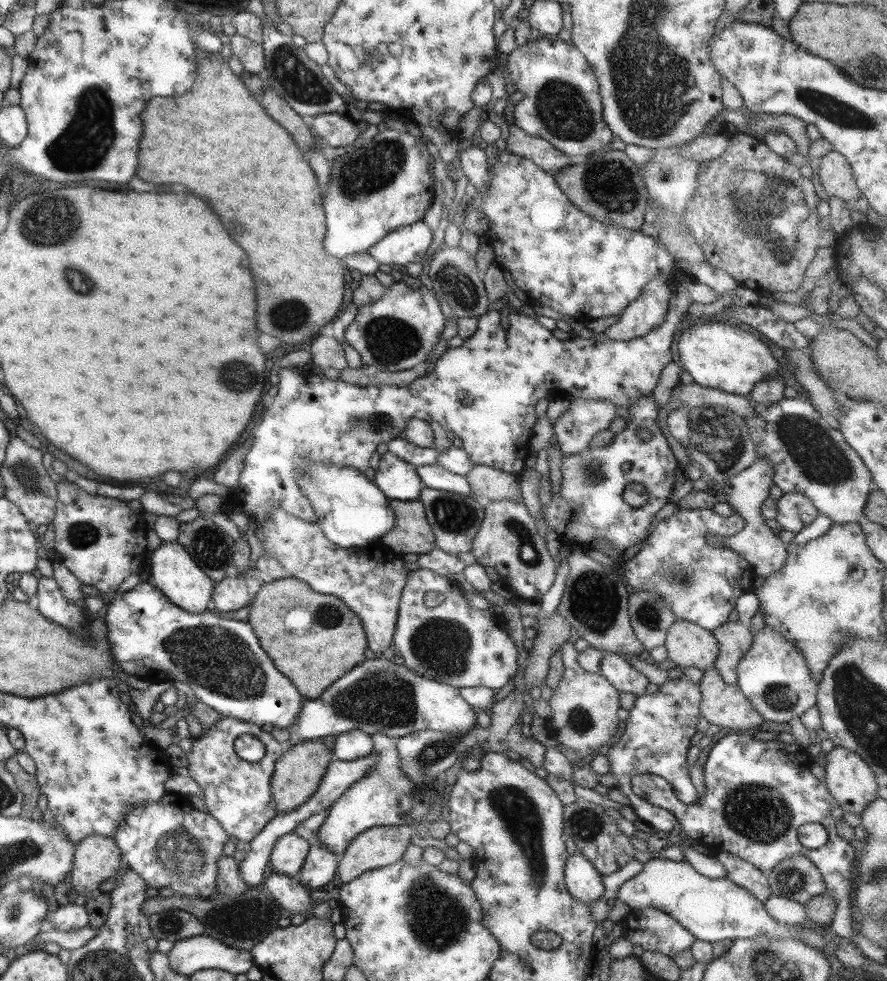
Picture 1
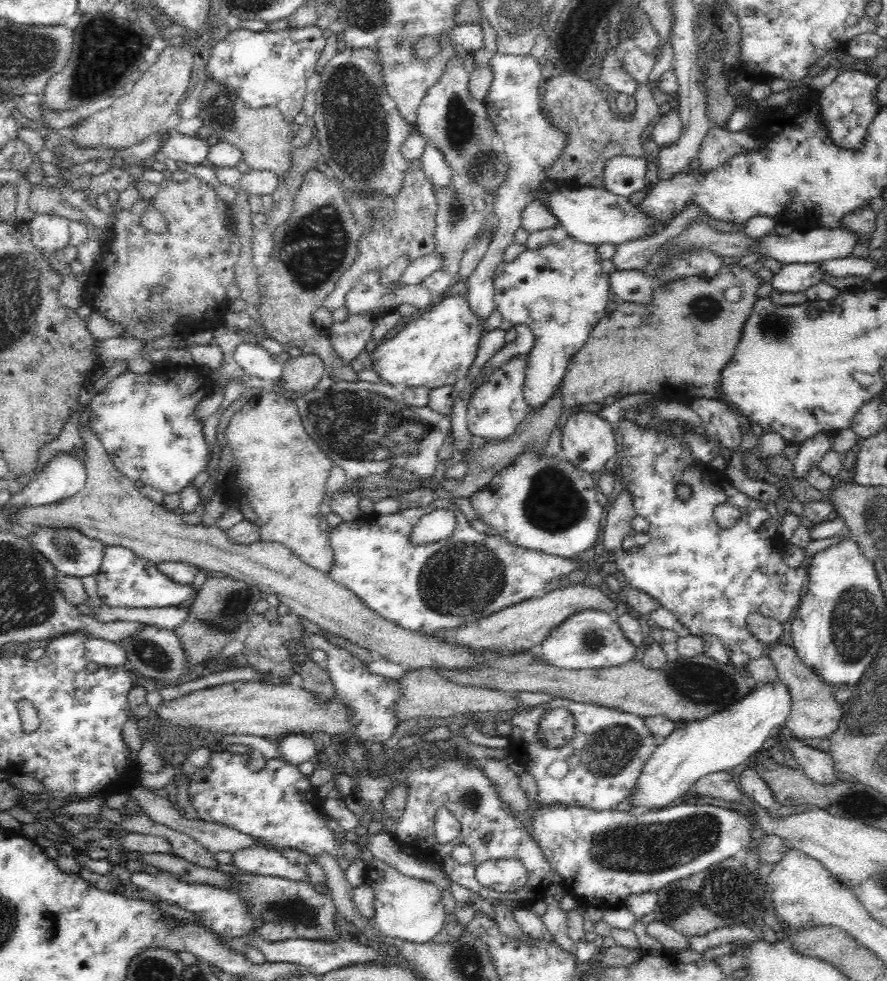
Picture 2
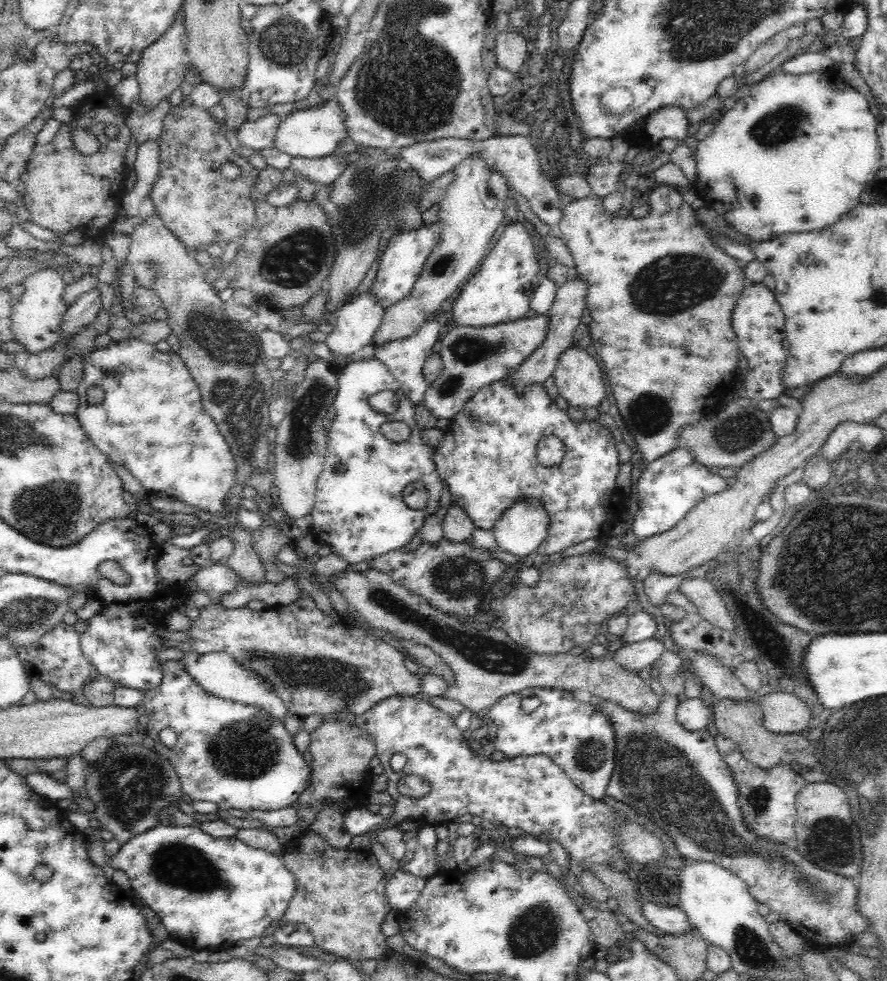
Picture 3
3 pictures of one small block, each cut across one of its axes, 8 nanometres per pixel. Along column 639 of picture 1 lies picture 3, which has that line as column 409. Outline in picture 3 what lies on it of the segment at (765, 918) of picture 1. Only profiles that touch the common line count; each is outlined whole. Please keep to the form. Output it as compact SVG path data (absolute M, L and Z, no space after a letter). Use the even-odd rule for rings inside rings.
M407 862L401 863L401 866L391 874L385 886L385 897L388 906L399 914L414 906L414 903L422 894L422 890L425 889L426 879L406 871L408 868Z

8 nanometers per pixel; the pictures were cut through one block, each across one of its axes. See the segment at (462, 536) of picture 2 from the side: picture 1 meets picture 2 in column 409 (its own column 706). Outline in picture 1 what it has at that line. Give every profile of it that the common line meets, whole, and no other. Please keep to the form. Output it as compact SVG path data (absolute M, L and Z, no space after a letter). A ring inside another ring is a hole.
M679 508L671 516L659 521L639 551L635 555L620 563L619 570L625 585L630 591L638 592L647 590L660 597L660 600L671 610L677 621L686 621L699 626L709 632L728 622L729 614L734 610L737 598L741 594L751 592L755 575L752 573L749 563L739 554L726 547L714 545L710 547L705 541L707 534L713 534L717 538L727 538L737 534L745 526L744 520L733 513L727 517L721 517L713 509L685 509Z

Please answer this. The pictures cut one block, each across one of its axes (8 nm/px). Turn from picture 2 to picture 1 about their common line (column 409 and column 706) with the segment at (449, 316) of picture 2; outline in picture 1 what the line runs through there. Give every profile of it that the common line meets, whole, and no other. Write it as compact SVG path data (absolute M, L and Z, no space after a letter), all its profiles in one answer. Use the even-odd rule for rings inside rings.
M725 322L692 324L683 329L678 338L677 352L679 366L689 373L695 384L739 397L747 396L757 380L769 374L780 376L779 364L767 345L751 333Z

